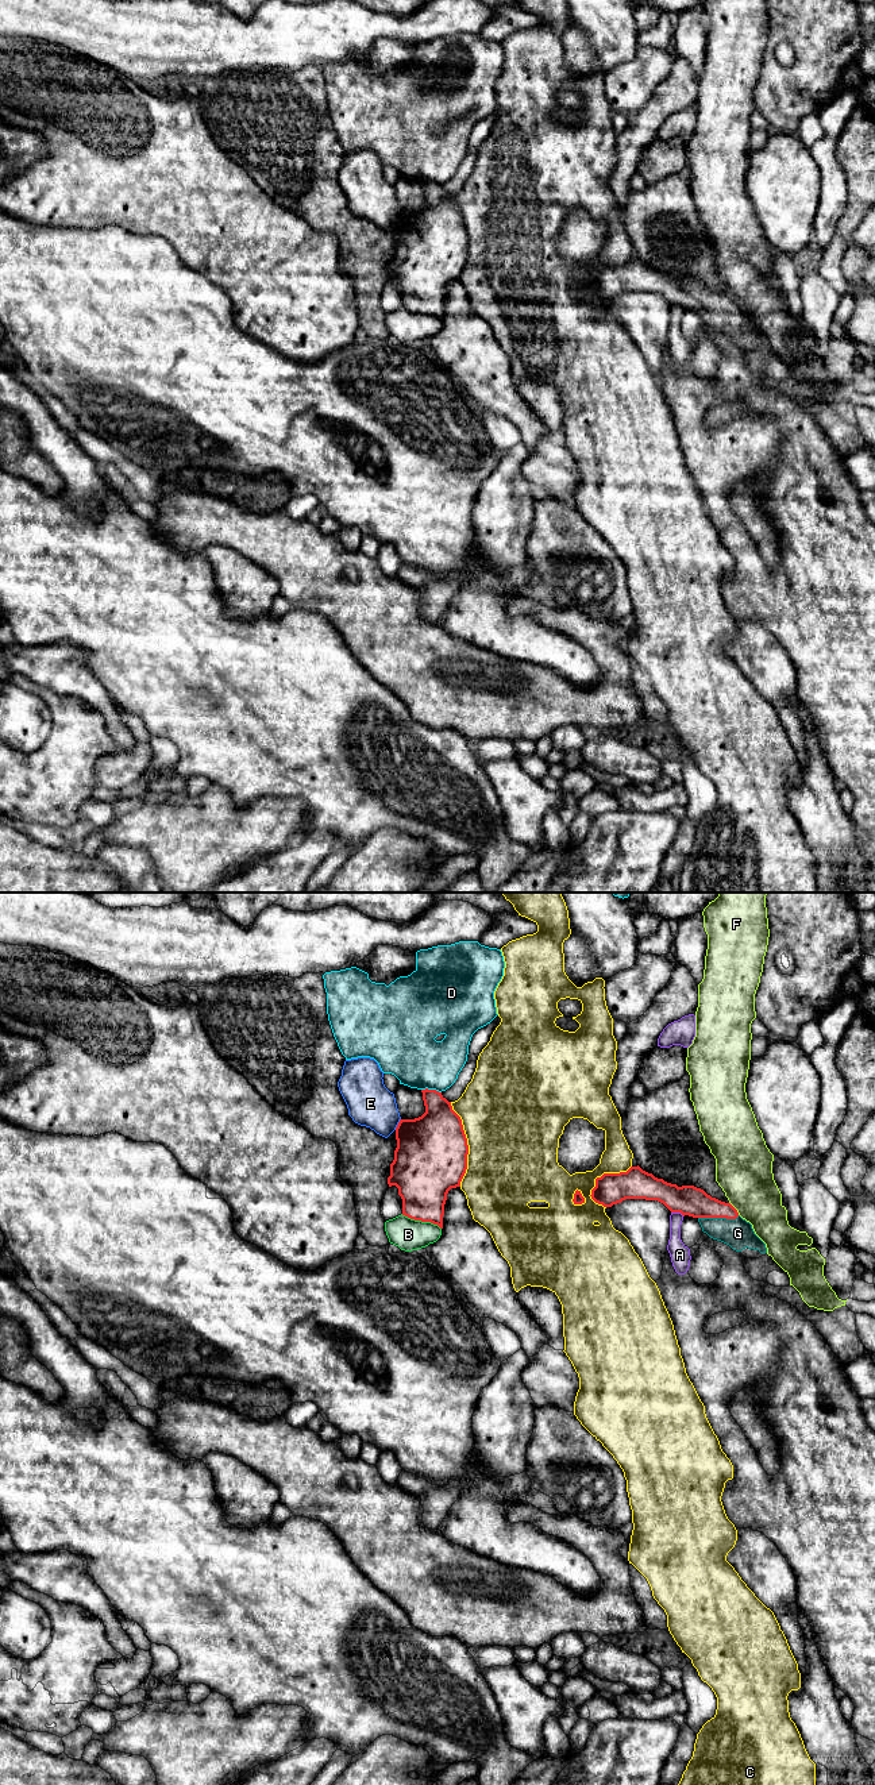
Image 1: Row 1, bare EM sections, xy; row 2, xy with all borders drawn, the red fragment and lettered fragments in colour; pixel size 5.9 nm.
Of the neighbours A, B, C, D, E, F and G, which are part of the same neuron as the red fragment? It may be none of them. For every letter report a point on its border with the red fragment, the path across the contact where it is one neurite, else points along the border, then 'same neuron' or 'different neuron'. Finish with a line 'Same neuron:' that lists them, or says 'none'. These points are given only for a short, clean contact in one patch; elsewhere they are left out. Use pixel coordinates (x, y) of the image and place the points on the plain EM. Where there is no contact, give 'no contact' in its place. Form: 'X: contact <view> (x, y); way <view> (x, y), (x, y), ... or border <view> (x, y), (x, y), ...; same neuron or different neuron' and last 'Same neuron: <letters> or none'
A: contact xy (678, 304); border xy (671, 304), (679, 304), (683, 308); different neuron
B: contact xy (421, 313); different neuron
C: contact xy (466, 236); different neuron
D: contact xy (431, 182); different neuron
E: contact xy (399, 216); different neuron
F: contact xy (735, 301); border xy (729, 295), (739, 307); different neuron
G: contact xy (719, 309); way xy (690, 293), (719, 309), (737, 326); same neuron
Same neuron: G

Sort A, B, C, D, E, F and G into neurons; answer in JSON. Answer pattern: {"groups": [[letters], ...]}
{"groups": [["A"], ["B"], ["C"], ["D"], ["E"], ["F"], ["G"]]}

